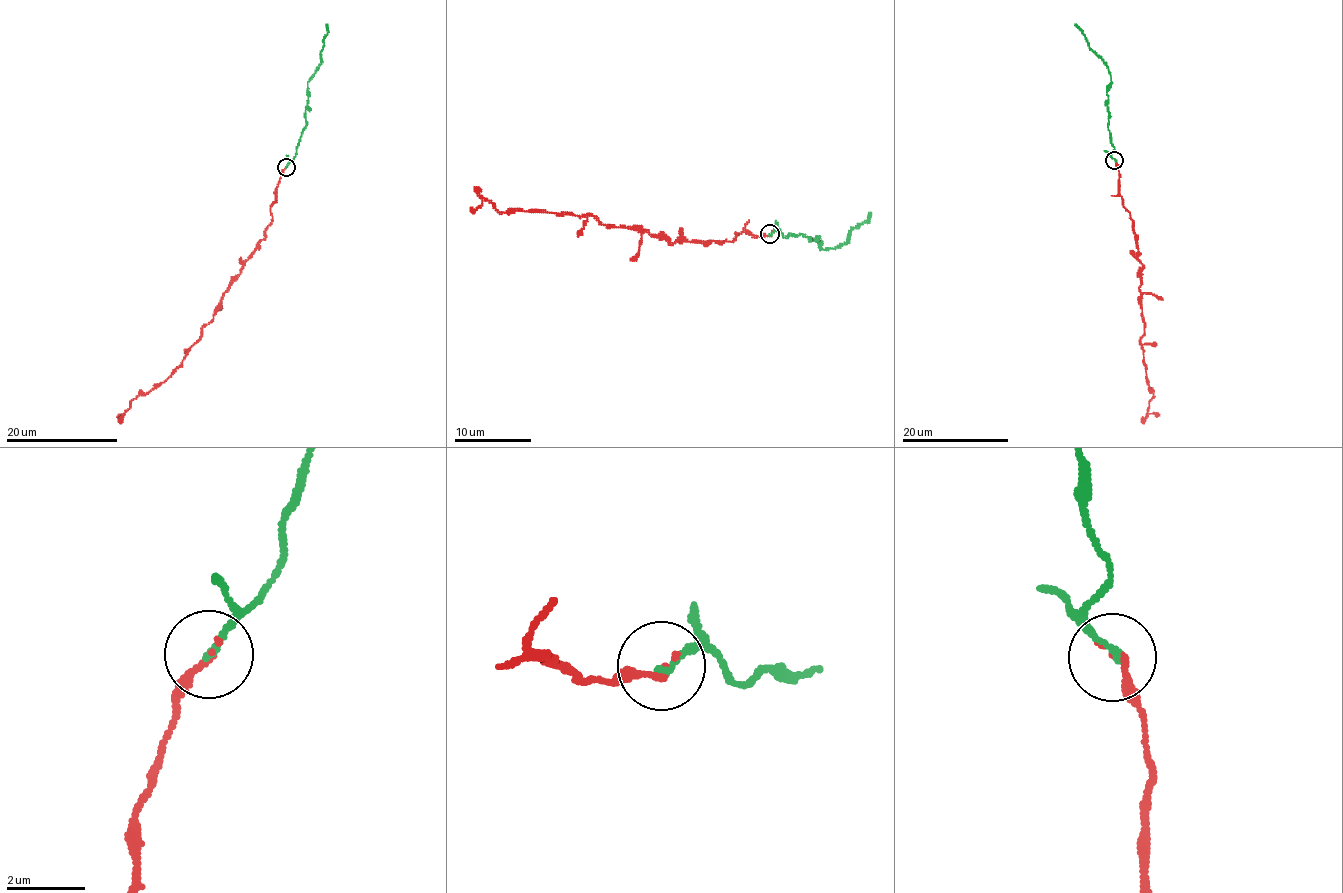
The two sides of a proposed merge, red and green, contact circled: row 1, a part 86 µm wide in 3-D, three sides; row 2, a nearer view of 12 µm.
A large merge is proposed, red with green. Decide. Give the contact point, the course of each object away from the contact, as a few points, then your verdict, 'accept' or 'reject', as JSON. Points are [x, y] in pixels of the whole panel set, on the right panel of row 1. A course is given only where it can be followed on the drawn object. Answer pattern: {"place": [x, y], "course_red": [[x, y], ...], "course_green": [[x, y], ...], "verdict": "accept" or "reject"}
{"place": [1114, 160], "course_red": [[1115, 160], [1120, 196], [1130, 213], [1143, 268], [1140, 340], [1153, 396], [1147, 412], [1155, 416]], "course_green": [[1115, 160], [1108, 126], [1107, 86], [1111, 82], [1110, 72], [1075, 24]], "verdict": "accept"}

